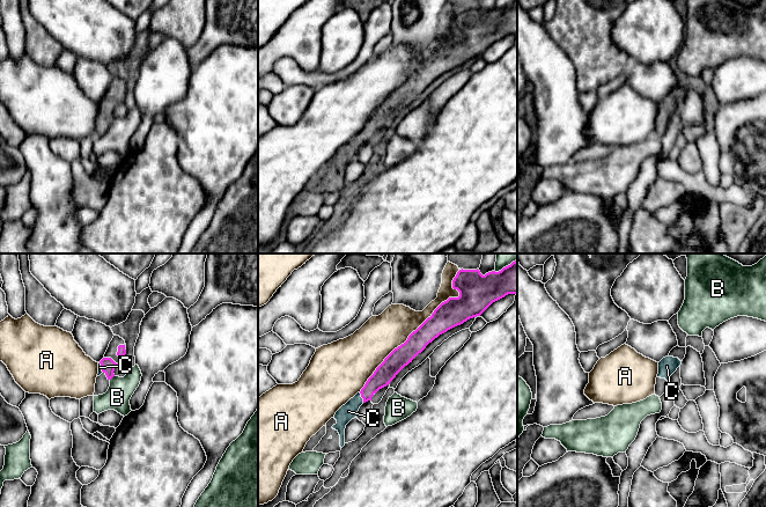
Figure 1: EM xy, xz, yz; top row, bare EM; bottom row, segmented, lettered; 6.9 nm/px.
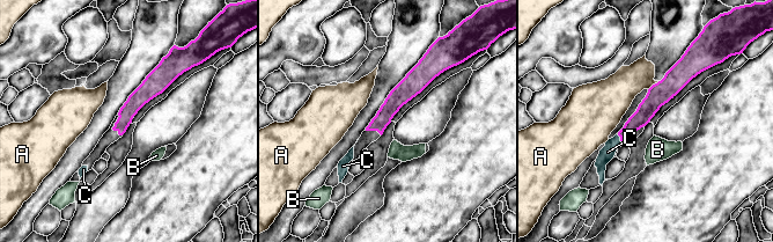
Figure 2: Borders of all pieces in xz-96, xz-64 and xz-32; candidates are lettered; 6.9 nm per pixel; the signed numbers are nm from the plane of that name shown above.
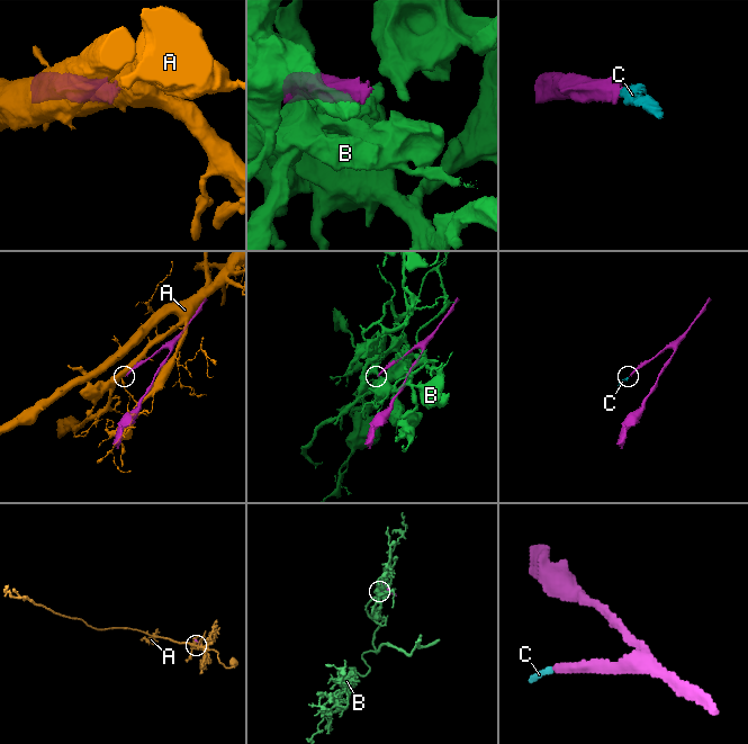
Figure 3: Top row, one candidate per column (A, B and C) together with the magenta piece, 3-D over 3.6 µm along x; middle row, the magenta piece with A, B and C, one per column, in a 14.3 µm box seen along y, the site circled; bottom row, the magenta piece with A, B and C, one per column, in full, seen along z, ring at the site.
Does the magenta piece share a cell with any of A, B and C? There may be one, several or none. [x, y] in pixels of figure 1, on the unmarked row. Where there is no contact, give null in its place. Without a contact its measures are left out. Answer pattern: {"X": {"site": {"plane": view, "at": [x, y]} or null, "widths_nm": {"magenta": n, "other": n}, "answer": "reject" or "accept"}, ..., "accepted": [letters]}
{"A": {"site": {"plane": "xz", "at": [419, 67]}, "widths_nm": {"magenta": 190, "other": 260}, "answer": "reject"}, "B": {"site": {"plane": "xz", "at": [506, 7]}, "widths_nm": {"magenta": 220, "other": 70}, "answer": "reject"}, "C": {"site": {"plane": "xz", "at": [361, 137]}, "widths_nm": {"magenta": 140, "other": 120}, "answer": "accept"}, "accepted": ["C"]}

